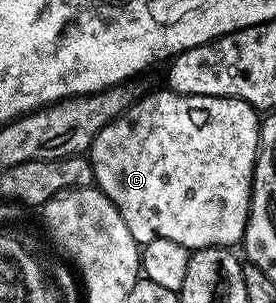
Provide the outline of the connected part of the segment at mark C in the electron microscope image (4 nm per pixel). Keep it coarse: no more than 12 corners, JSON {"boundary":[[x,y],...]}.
{"boundary":[[161,90],[88,149],[139,246],[241,245],[260,112]]}

